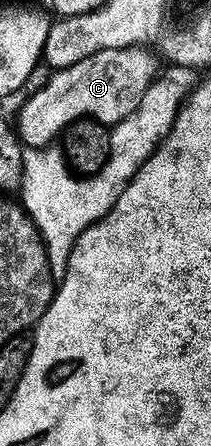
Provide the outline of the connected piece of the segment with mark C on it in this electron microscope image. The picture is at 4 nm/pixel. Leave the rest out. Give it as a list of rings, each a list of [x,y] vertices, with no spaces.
[[[142,46],[100,50],[80,58],[80,62],[72,66],[51,71],[46,85],[36,89],[23,102],[18,112],[18,124],[16,120],[17,135],[30,148],[46,148],[77,120],[97,120],[107,126],[119,124],[137,110],[140,98],[144,98],[144,90],[148,90],[154,81],[153,55],[153,51]]]

